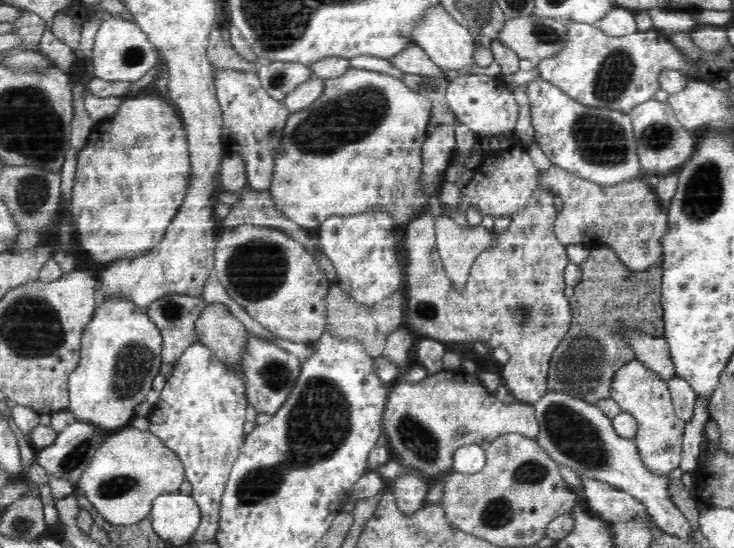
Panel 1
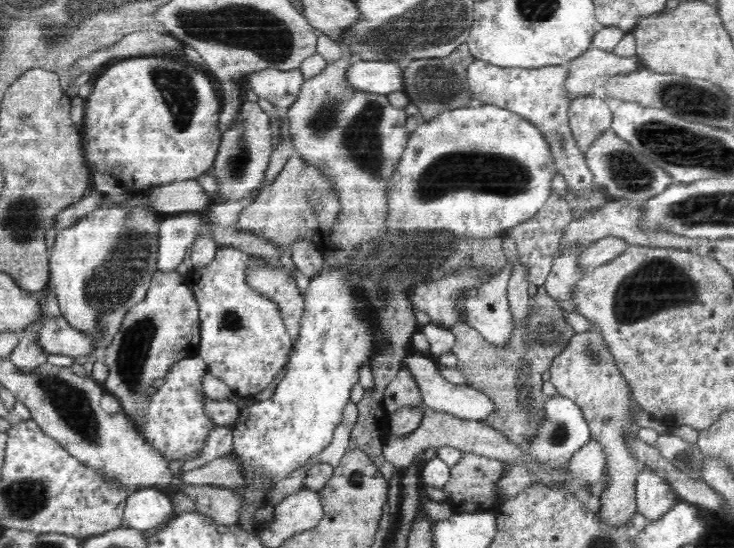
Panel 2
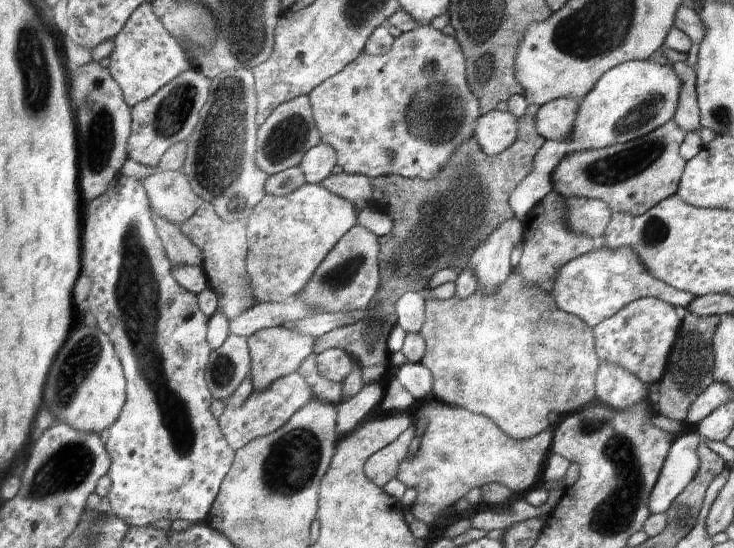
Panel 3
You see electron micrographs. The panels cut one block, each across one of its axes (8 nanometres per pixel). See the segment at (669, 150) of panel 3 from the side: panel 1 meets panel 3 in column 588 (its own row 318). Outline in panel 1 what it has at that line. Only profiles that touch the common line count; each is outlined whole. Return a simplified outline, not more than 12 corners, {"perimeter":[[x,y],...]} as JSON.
{"perimeter":[[176,293],[144,308],[161,332],[164,364],[198,343],[201,297]]}

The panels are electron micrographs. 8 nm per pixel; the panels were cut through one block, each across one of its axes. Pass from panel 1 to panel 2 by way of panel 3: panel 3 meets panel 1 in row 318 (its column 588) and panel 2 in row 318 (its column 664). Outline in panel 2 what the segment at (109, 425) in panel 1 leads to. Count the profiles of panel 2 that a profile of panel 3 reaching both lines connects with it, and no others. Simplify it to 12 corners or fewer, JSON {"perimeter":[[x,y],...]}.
{"perimeter":[[156,212],[58,229],[46,286],[107,348],[157,267]]}

